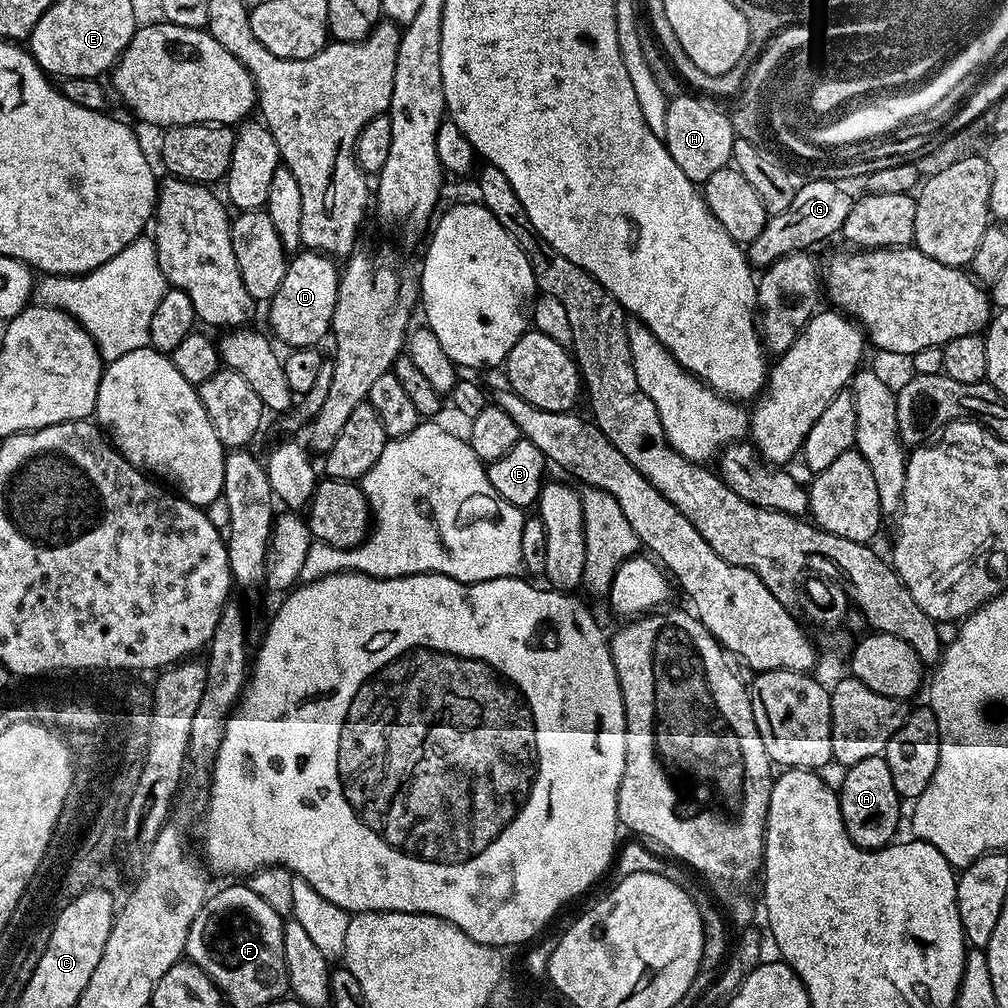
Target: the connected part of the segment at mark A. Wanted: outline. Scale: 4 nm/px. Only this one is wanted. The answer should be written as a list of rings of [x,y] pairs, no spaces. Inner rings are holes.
[[[883,755],[862,758],[862,762],[847,765],[844,781],[838,784],[842,822],[859,848],[886,848],[897,839],[896,827],[900,824],[902,797],[894,790],[894,778],[890,778],[890,766]]]

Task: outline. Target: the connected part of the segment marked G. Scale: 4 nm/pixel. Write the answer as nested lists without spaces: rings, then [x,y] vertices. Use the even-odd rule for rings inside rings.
[[[805,179],[797,187],[794,202],[782,210],[782,214],[768,217],[766,226],[752,244],[747,245],[746,255],[753,269],[769,268],[778,258],[789,256],[795,252],[808,252],[815,244],[828,240],[839,233],[844,227],[846,216],[850,214],[853,193],[847,192],[847,187],[841,186],[835,180]]]

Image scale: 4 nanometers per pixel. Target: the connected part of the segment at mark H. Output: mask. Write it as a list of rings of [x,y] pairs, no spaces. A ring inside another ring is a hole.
[[[681,94],[673,96],[668,101],[666,110],[666,130],[662,137],[664,145],[668,147],[670,158],[678,162],[678,167],[682,169],[682,174],[690,178],[692,183],[703,185],[714,170],[722,170],[729,167],[732,159],[732,142],[734,131],[732,124],[728,121],[728,116],[724,112],[719,112],[712,104],[707,104],[699,95]]]

